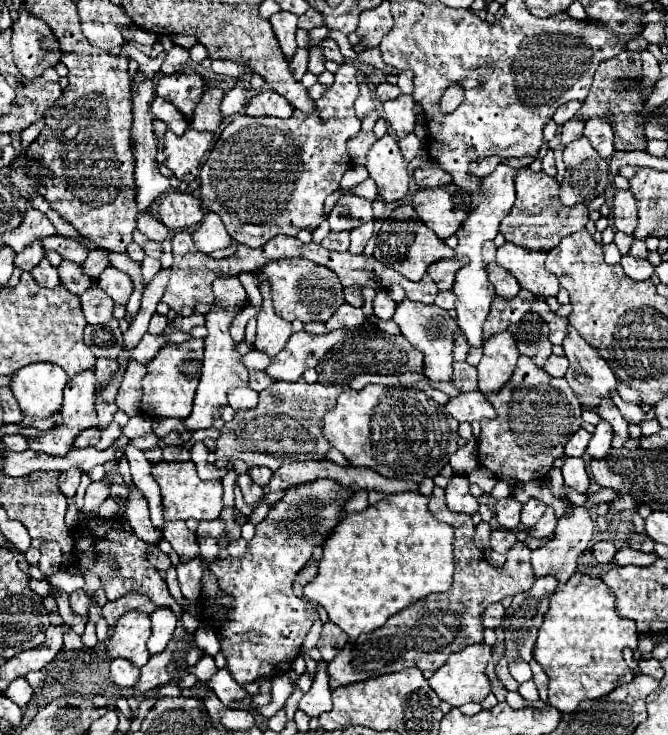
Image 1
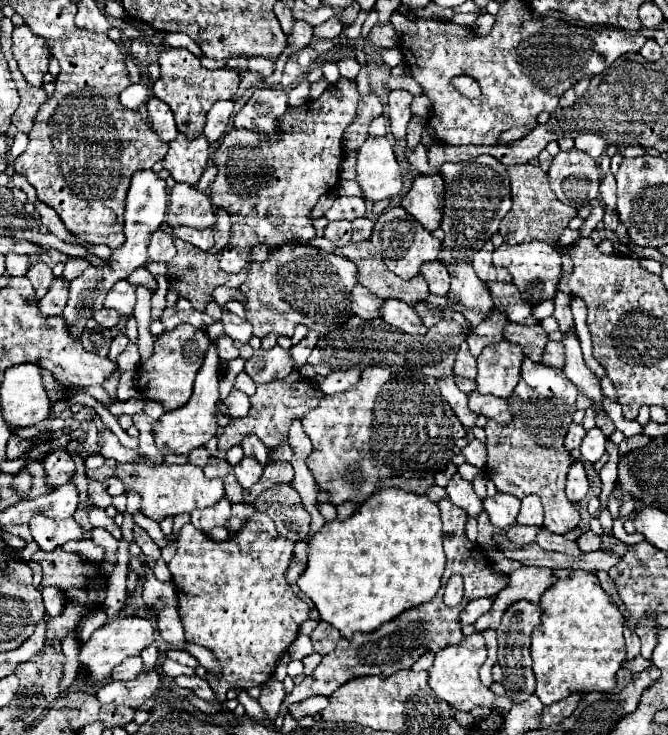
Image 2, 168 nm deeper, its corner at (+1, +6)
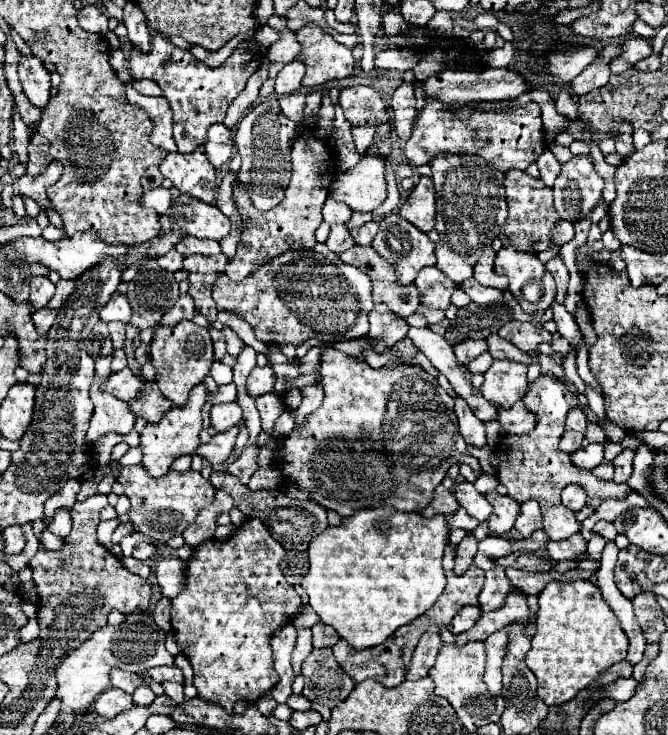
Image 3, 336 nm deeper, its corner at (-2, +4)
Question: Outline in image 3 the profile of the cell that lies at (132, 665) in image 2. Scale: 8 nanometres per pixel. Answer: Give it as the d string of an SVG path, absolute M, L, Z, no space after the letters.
M112 669L112 671L110 671L110 681L112 681L112 687L118 687L118 689L130 693L130 695L132 695L132 693L136 691L136 687L140 687L140 683L142 683L140 675L128 673L128 671L120 671L120 669Z

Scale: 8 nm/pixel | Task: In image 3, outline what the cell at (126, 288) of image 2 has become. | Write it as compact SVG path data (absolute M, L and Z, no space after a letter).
M112 295L112 299L108 301L108 305L100 311L100 319L104 323L110 323L110 321L128 323L130 315L132 315L132 309L130 309L128 299L124 295Z

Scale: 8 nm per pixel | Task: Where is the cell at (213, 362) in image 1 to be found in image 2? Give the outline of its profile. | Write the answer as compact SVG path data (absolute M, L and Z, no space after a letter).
M211 341L209 351L205 355L203 367L197 373L195 385L193 385L193 395L187 401L187 405L183 405L177 411L169 411L163 413L159 421L155 421L155 443L159 449L169 447L173 453L179 455L187 455L191 453L195 447L205 445L211 437L215 437L219 423L217 423L217 413L219 413L219 403L221 403L221 395L219 395L219 381L221 381L221 357L217 353L217 343Z

